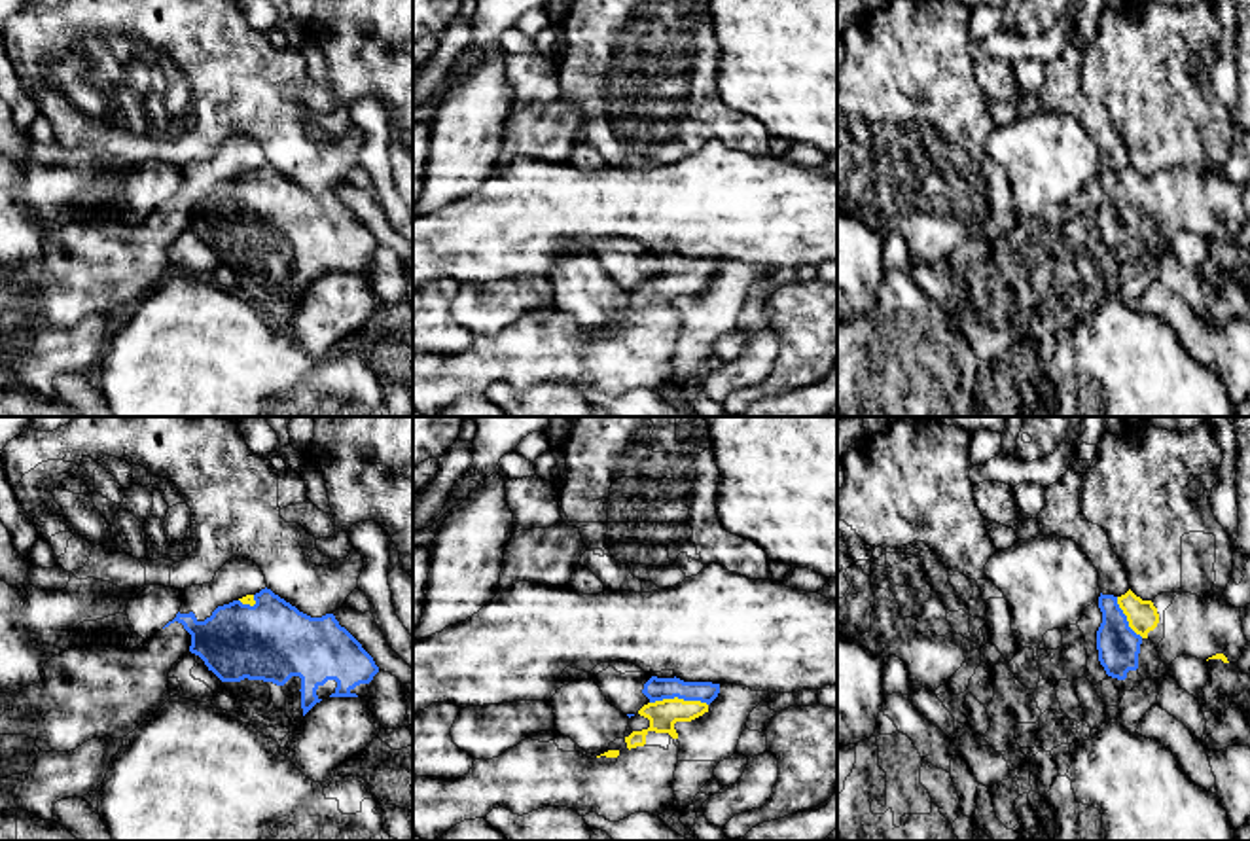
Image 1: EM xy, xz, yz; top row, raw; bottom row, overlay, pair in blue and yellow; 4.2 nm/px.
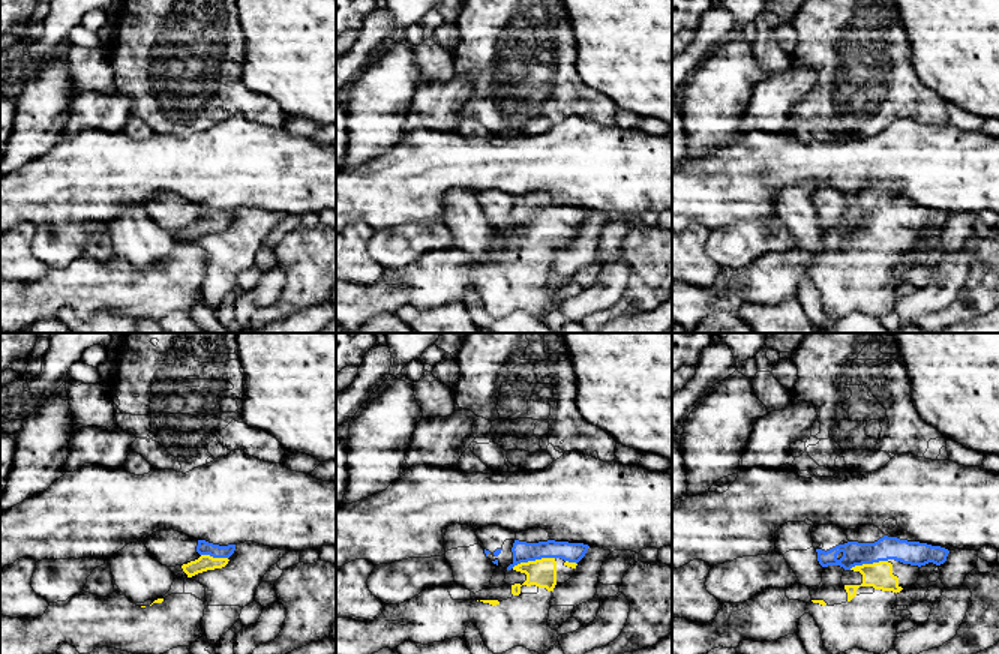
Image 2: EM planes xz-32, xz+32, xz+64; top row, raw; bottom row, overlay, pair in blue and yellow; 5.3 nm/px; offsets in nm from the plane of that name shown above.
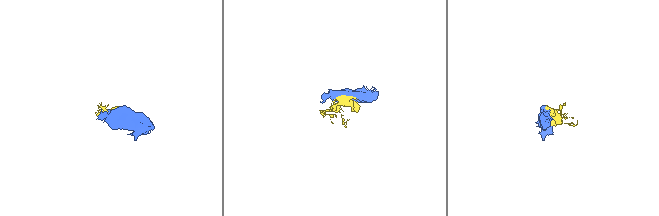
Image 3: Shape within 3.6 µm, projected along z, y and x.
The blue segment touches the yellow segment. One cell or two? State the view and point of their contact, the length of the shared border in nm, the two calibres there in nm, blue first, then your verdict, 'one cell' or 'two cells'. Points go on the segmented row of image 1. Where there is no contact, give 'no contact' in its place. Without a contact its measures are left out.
meets blue in xz at (678, 697); contact 240 nm long; 100 nm thick on the blue side, 120 nm on the other; one cell

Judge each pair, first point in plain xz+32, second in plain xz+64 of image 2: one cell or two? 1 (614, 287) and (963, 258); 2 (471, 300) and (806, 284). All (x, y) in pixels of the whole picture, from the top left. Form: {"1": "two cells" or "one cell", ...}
{"1": "one cell", "2": "one cell"}

